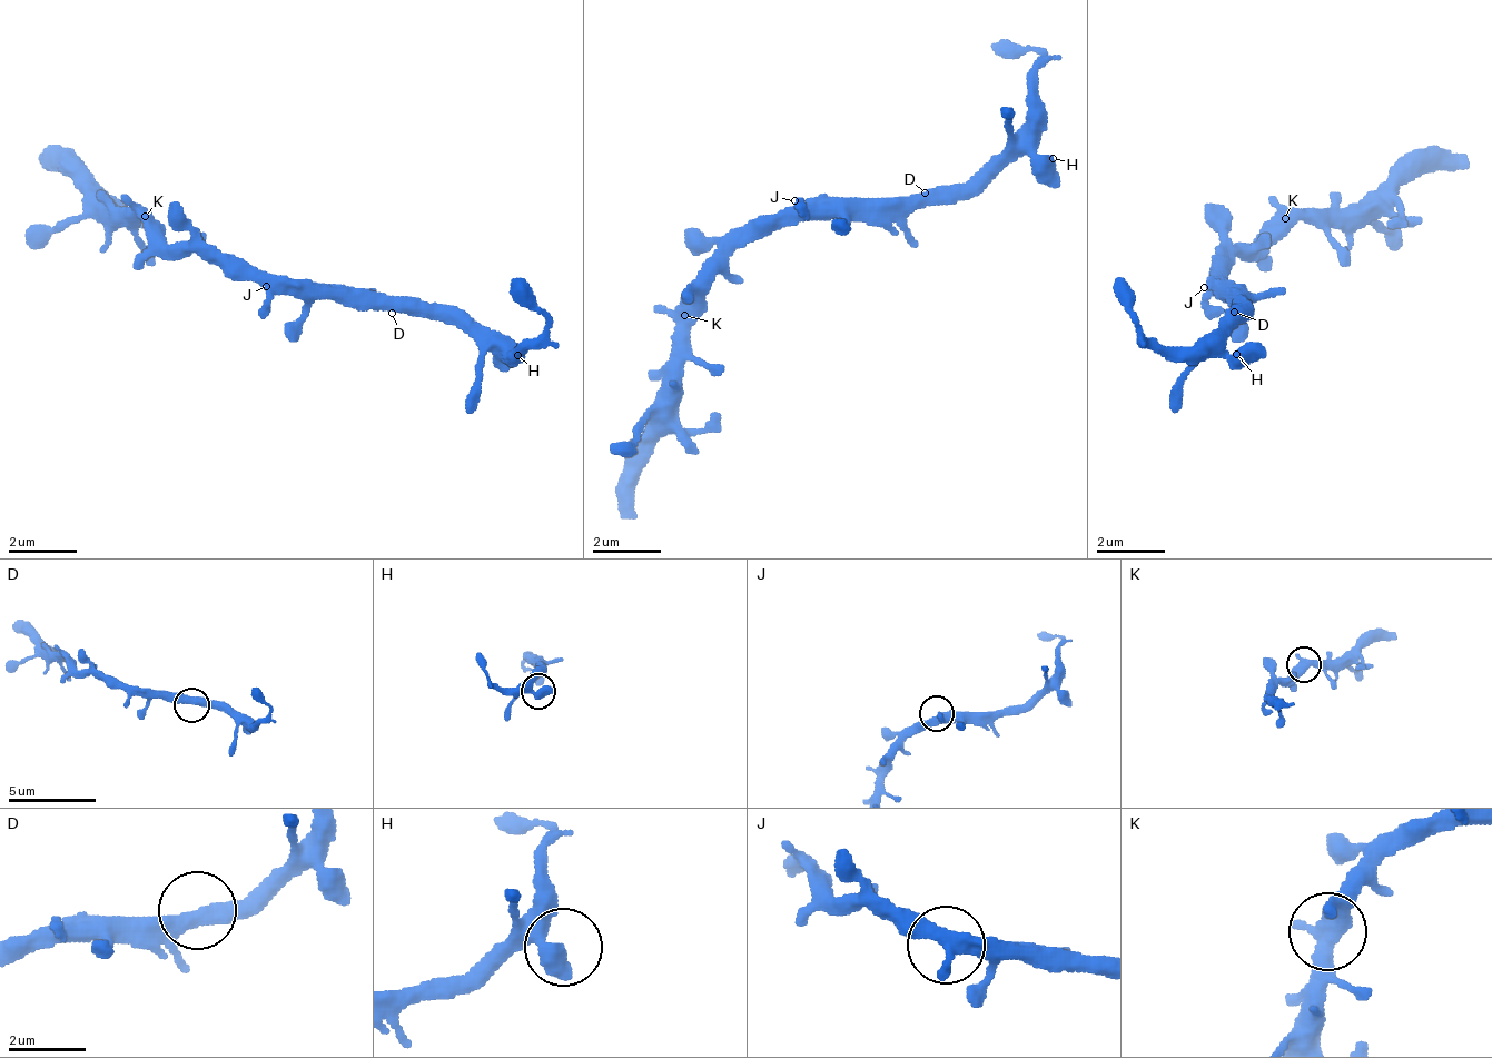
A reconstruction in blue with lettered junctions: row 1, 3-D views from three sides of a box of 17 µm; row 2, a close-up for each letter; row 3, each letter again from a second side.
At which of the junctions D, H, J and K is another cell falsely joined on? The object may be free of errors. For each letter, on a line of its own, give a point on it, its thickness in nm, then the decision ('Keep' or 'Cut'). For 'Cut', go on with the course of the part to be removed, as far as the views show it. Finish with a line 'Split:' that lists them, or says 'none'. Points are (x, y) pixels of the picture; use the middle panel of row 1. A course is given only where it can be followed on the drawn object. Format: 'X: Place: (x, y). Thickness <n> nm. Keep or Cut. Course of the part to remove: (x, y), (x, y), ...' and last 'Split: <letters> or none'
D: Place: (925, 193). Thickness 440 nm. Keep
H: Place: (1053, 158). Thickness 550 nm. Keep
J: Place: (794, 200). Thickness 440 nm. Keep
K: Place: (684, 315). Thickness 440 nm. Keep
Split: none

